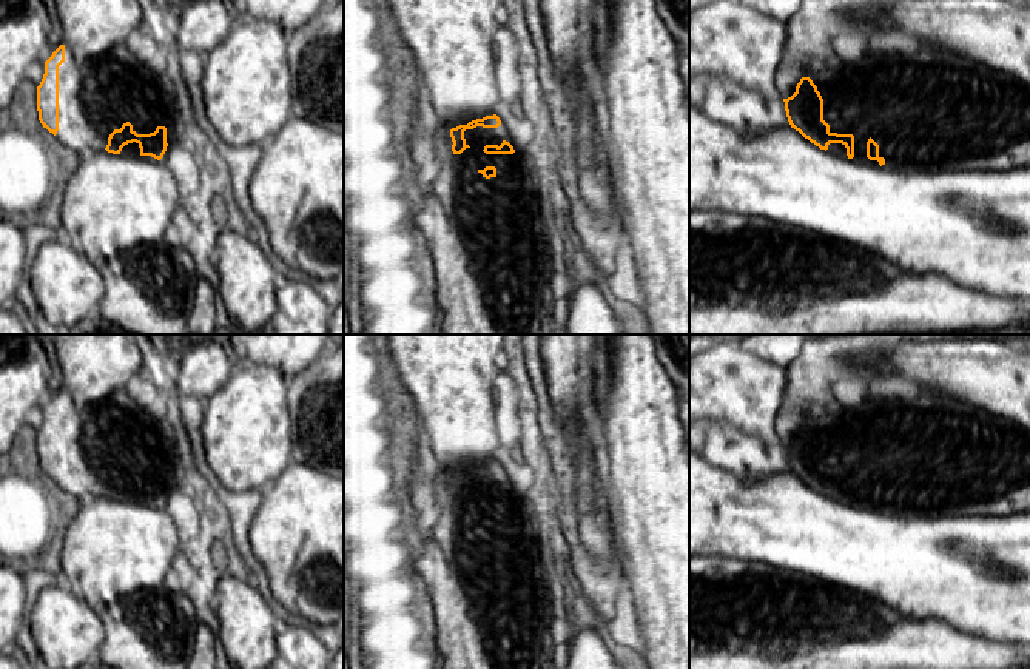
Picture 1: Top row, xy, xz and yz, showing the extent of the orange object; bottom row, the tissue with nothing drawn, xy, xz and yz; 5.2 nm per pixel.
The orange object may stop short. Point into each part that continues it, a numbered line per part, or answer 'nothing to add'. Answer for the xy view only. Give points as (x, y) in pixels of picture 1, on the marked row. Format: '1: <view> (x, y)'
1: xy (119, 87)

